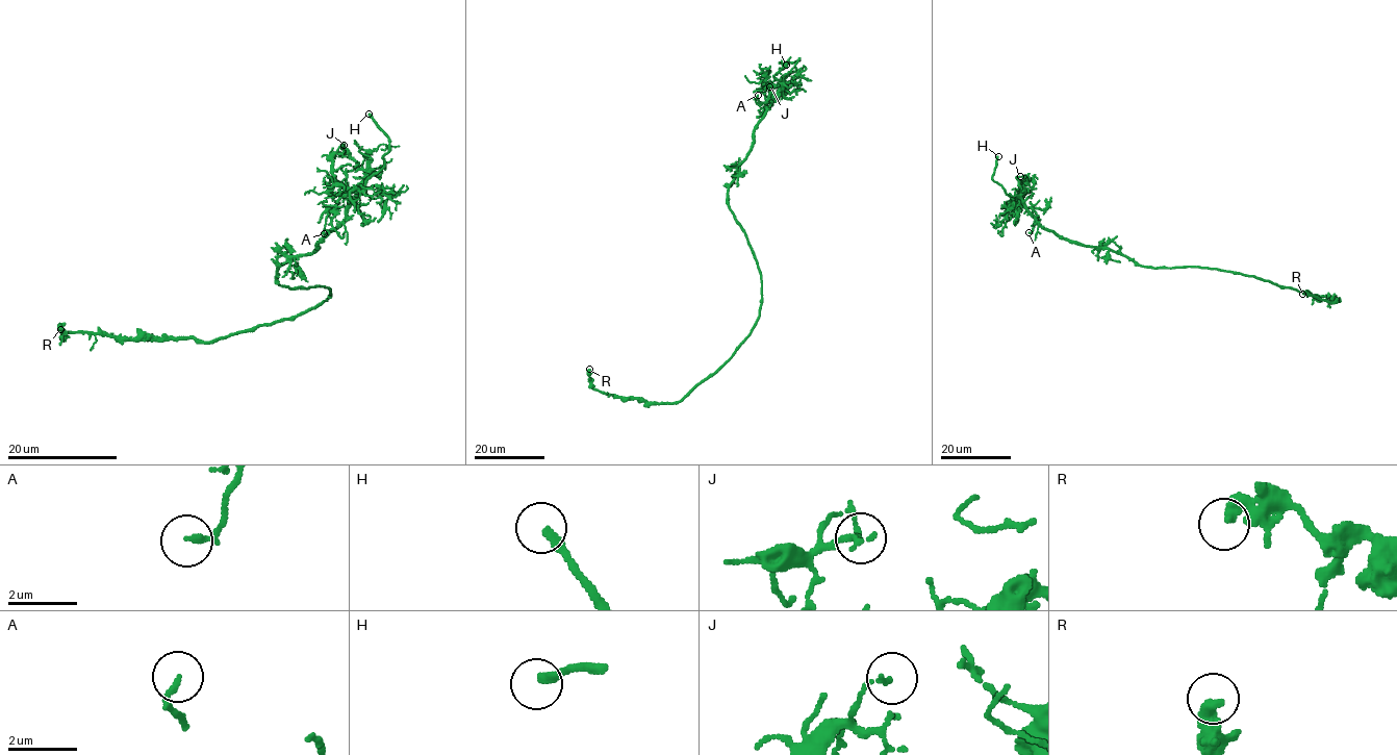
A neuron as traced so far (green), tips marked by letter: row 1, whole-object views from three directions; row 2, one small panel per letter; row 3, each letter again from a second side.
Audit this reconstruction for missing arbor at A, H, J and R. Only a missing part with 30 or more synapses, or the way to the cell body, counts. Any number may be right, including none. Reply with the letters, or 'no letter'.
H

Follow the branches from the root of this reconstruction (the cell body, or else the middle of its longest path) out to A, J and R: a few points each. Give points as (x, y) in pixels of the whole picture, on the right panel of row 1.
A: (1195, 267), (1144, 267), (1111, 249), (1066, 241), (1043, 227), (1020, 205), (1031, 207), (1036, 215), (1029, 232)
J: (1195, 267), (1144, 267), (1111, 249), (1060, 237), (1016, 202), (1020, 176)
R: (1195, 267), (1239, 272), (1303, 291), (1330, 302), (1336, 299), (1310, 293), (1302, 294)

